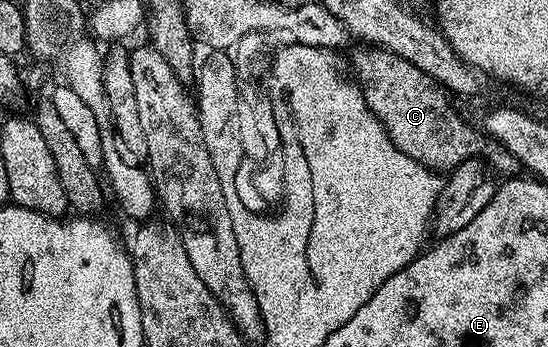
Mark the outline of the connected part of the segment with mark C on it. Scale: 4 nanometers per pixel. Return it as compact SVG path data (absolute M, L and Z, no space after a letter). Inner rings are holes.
M361 47L353 53L353 73L356 84L361 90L363 99L369 110L379 119L381 126L387 131L387 135L399 147L399 151L406 153L412 161L418 161L420 165L434 171L453 171L465 161L471 161L482 157L484 164L490 170L501 175L513 175L518 172L519 162L517 156L505 149L499 141L490 139L480 128L468 125L455 110L449 106L450 94L441 85L428 77L415 63L403 59L399 55L390 53L388 49L380 47Z

